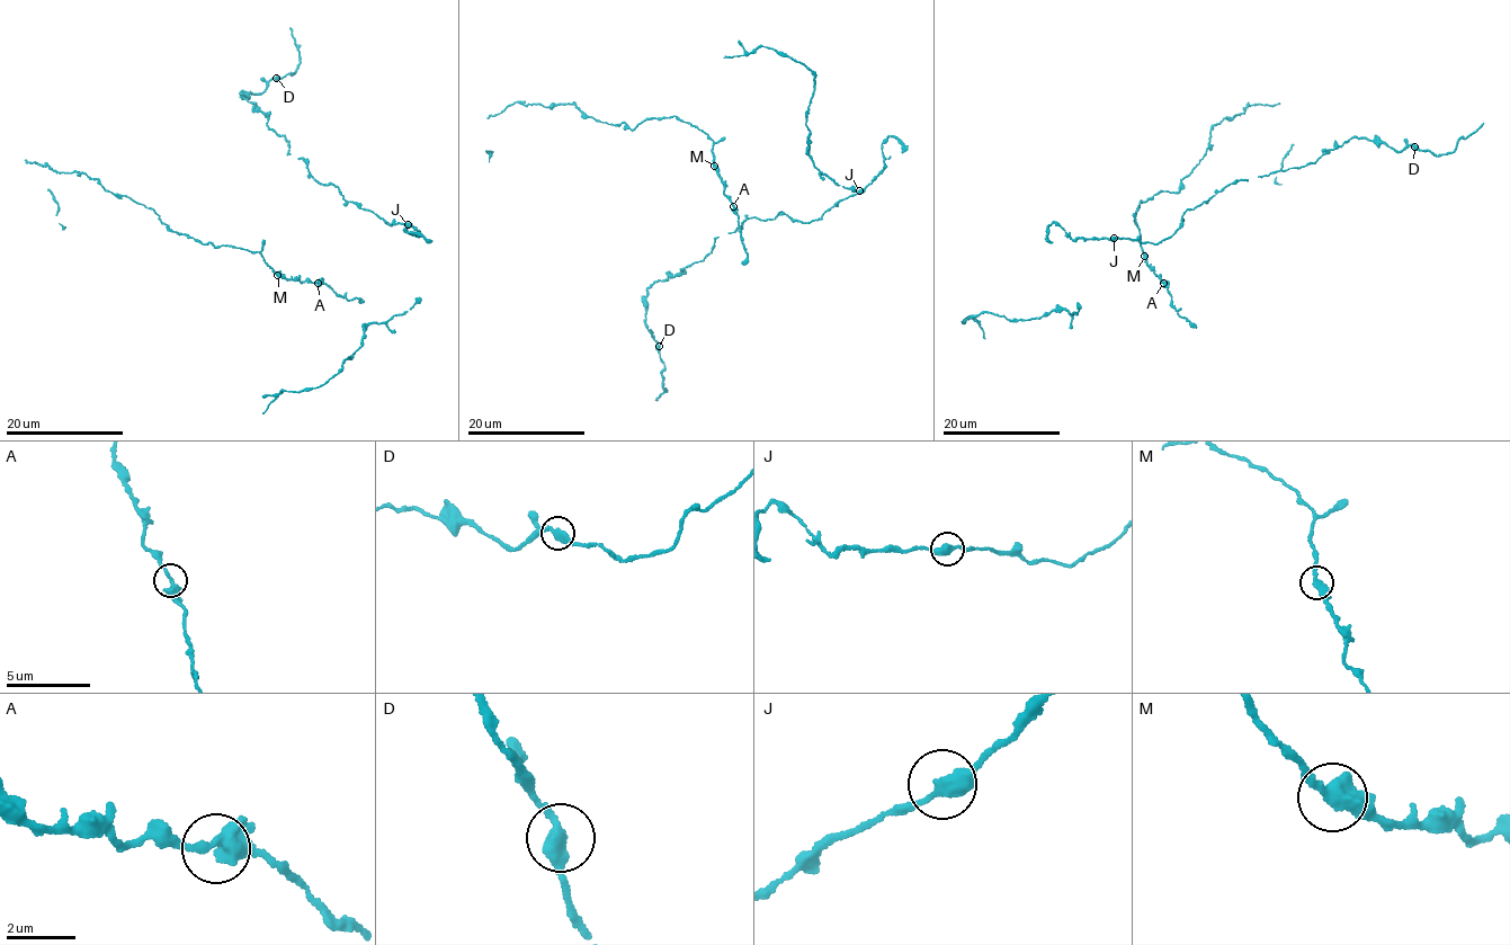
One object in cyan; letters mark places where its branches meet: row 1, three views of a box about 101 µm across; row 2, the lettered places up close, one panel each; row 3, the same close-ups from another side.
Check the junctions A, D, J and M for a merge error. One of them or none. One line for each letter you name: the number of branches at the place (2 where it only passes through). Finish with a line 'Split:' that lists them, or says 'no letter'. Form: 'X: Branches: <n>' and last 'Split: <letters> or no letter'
Split: no letter

